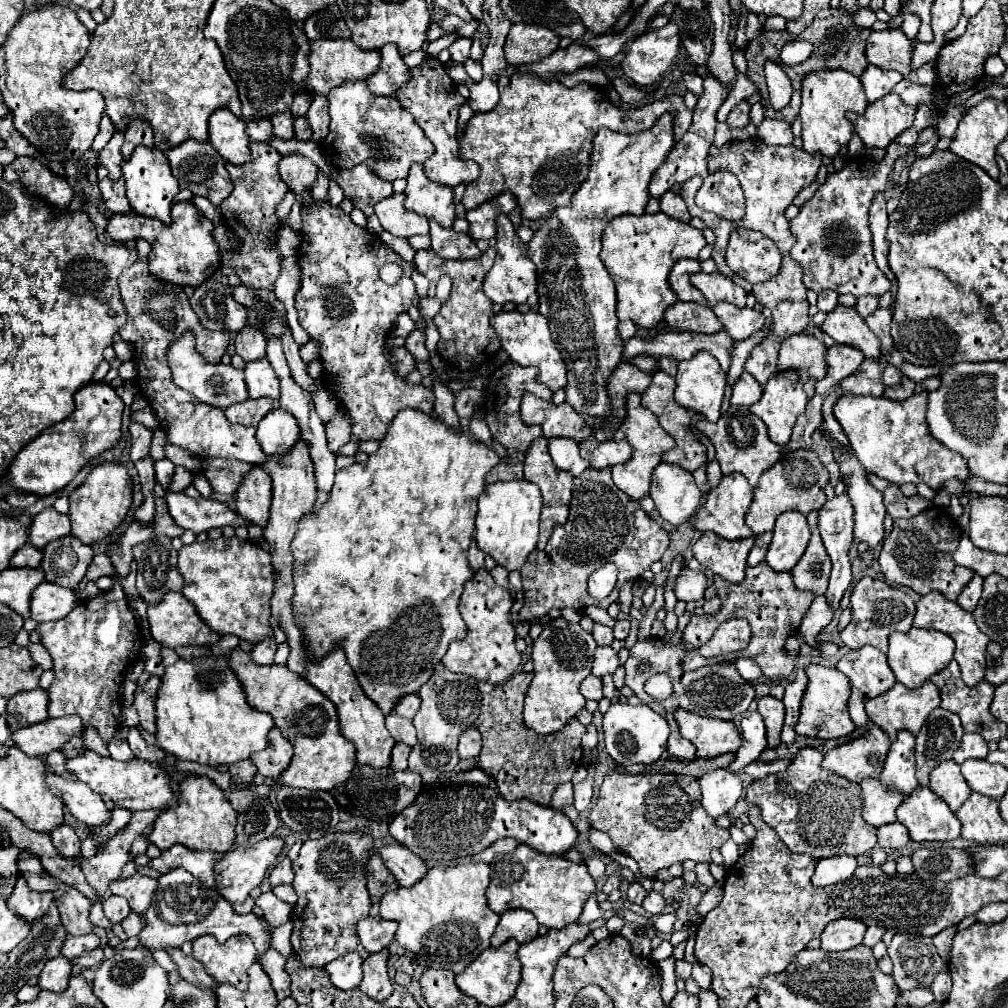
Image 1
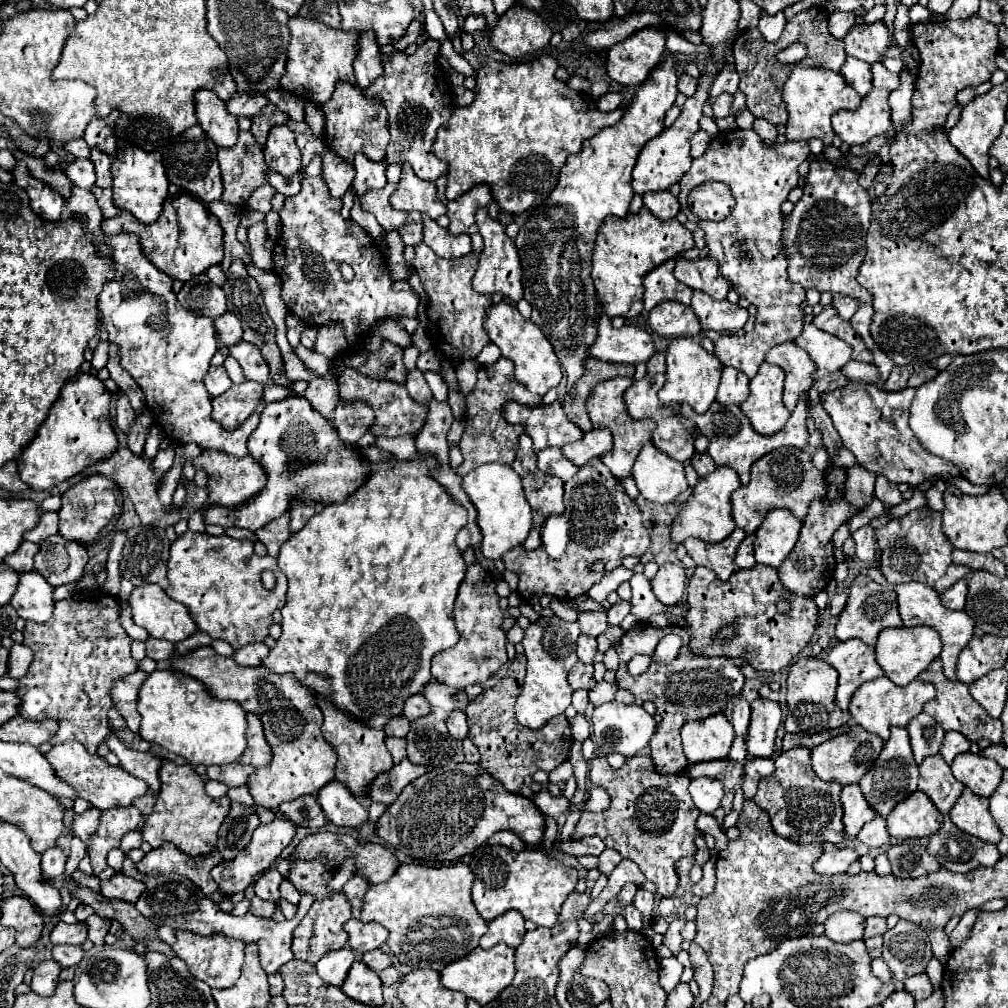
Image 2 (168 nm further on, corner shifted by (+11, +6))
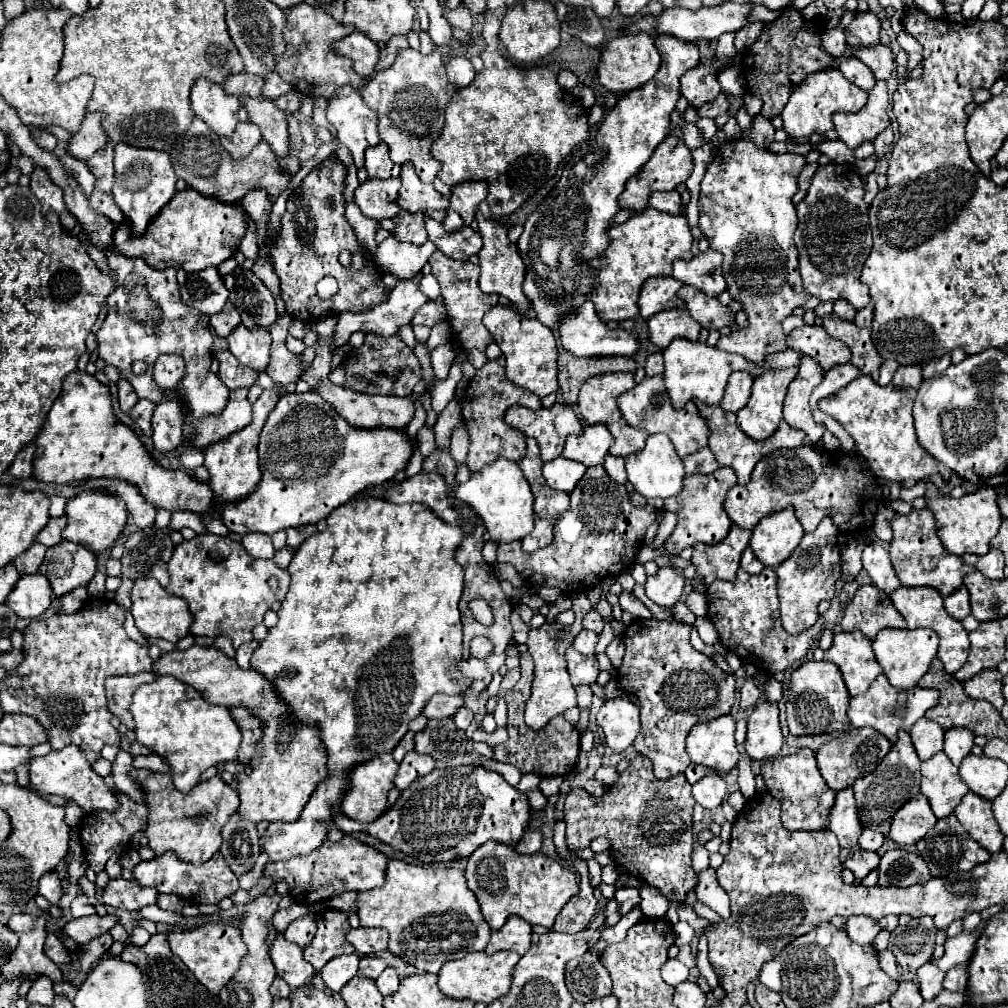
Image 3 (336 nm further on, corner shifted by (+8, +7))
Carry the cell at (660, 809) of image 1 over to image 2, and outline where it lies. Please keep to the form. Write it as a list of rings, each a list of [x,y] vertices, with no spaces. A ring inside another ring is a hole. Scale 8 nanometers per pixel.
[[[595,757],[591,761],[589,777],[594,785],[605,787],[611,795],[611,807],[603,813],[583,813],[571,839],[583,839],[587,835],[597,835],[607,847],[621,853],[623,859],[631,859],[643,871],[643,875],[657,885],[657,895],[669,897],[679,885],[679,875],[675,863],[685,855],[695,855],[695,827],[699,809],[687,791],[689,777],[679,775],[659,775],[653,769],[649,757],[631,757],[621,769],[611,769],[605,757]]]

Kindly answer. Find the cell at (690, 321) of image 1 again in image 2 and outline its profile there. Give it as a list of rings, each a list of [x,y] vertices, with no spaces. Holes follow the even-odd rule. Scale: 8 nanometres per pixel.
[[[663,301],[649,313],[649,327],[661,337],[695,337],[701,325],[691,307],[675,301]]]

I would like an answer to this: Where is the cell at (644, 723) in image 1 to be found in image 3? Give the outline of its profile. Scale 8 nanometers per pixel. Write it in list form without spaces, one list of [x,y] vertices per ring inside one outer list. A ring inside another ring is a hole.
[[[624,698],[604,702],[596,714],[596,722],[606,734],[606,746],[614,752],[624,752],[630,748],[642,730],[638,706]]]

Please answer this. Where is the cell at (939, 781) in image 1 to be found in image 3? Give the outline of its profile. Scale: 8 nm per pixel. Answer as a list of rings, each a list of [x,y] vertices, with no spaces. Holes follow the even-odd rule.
[[[938,752],[930,760],[922,762],[922,794],[928,798],[936,818],[946,818],[960,804],[968,786],[958,776],[958,768]]]

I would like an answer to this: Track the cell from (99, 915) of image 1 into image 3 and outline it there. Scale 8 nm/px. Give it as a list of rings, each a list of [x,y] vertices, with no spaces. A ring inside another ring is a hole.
[[[78,894],[72,902],[72,916],[80,918],[80,916],[90,916],[90,914],[96,914],[94,904],[90,904],[86,894]]]

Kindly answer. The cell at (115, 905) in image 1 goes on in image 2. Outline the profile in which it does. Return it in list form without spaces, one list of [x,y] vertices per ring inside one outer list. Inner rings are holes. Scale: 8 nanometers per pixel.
[[[93,913],[87,921],[87,927],[89,927],[89,939],[93,941],[93,945],[103,945],[105,941],[105,935],[109,933],[109,925],[111,921],[105,919],[105,917],[99,917],[97,913]]]

